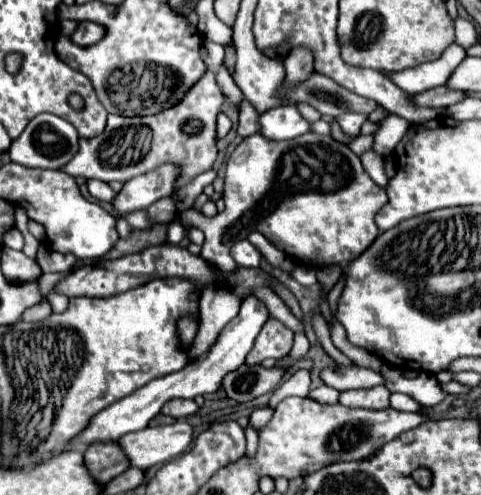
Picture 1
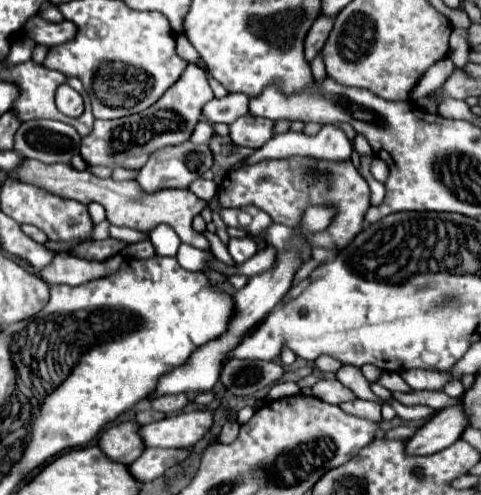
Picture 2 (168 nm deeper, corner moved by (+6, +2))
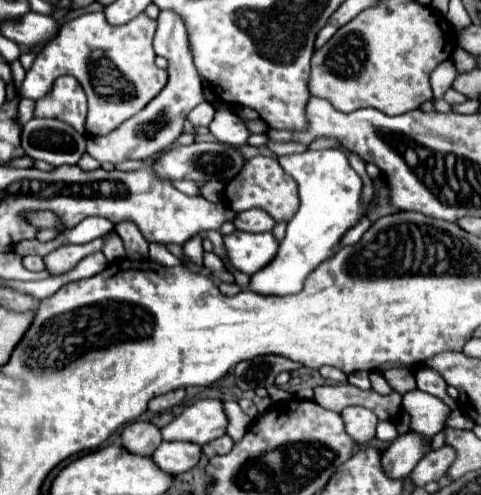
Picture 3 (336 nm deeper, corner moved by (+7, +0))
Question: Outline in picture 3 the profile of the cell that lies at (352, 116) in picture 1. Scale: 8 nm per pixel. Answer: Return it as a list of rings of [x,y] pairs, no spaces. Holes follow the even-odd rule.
[[[305,150],[303,154],[279,156],[279,164],[299,184],[301,206],[289,220],[287,234],[279,244],[275,258],[249,280],[249,290],[263,296],[287,296],[299,292],[305,278],[323,260],[335,254],[341,236],[367,214],[367,206],[361,206],[361,176],[351,168],[343,150]]]

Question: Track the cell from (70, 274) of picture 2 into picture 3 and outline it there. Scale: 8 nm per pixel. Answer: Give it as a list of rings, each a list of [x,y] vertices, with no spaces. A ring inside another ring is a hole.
[[[95,238],[87,244],[77,244],[77,246],[61,246],[57,248],[55,252],[43,256],[43,262],[45,262],[45,270],[51,274],[51,276],[61,276],[61,274],[67,274],[71,272],[85,256],[93,254],[93,252],[99,252],[103,248],[105,240],[103,238]]]

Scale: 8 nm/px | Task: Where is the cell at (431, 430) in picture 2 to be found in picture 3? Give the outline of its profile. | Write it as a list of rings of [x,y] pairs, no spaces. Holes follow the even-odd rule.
[[[419,432],[401,434],[385,452],[383,452],[383,468],[393,478],[405,478],[415,464],[431,450],[431,440],[427,440]]]

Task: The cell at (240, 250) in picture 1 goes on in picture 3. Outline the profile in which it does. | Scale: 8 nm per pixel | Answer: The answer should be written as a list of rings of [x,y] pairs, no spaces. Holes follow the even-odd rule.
[[[237,230],[229,236],[223,236],[223,242],[225,242],[229,262],[237,270],[249,276],[261,270],[265,264],[269,264],[269,260],[273,260],[279,246],[279,242],[273,238],[271,232],[249,234]]]

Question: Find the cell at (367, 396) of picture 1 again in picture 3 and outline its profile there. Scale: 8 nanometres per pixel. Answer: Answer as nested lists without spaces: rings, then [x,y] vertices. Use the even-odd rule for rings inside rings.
[[[351,406],[351,408],[345,408],[341,412],[341,416],[345,420],[345,428],[347,428],[349,436],[353,436],[353,440],[357,444],[367,444],[375,436],[375,426],[377,426],[379,418],[373,412],[369,412],[367,408]]]

